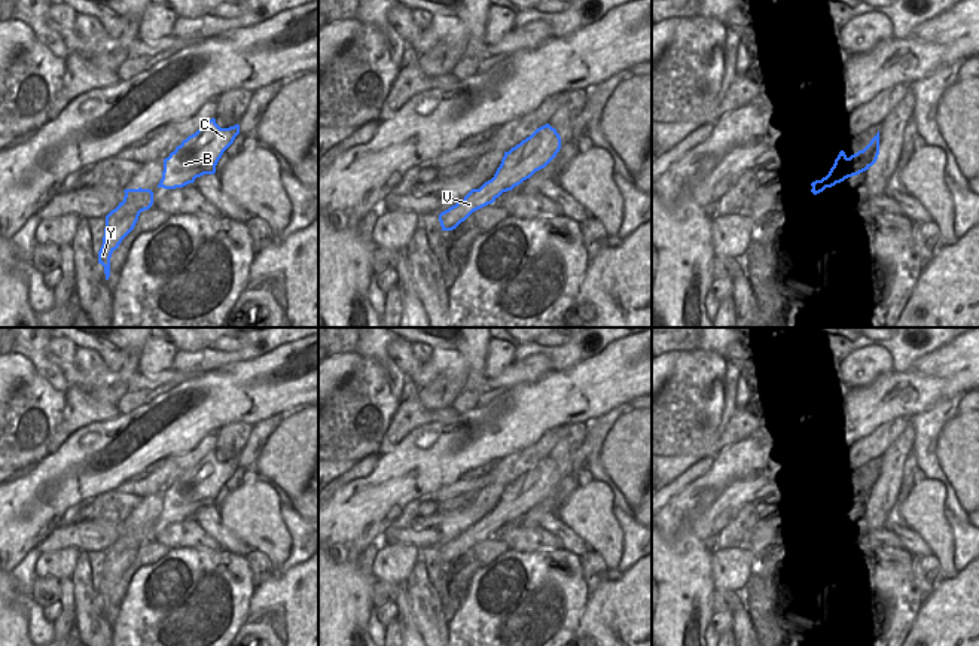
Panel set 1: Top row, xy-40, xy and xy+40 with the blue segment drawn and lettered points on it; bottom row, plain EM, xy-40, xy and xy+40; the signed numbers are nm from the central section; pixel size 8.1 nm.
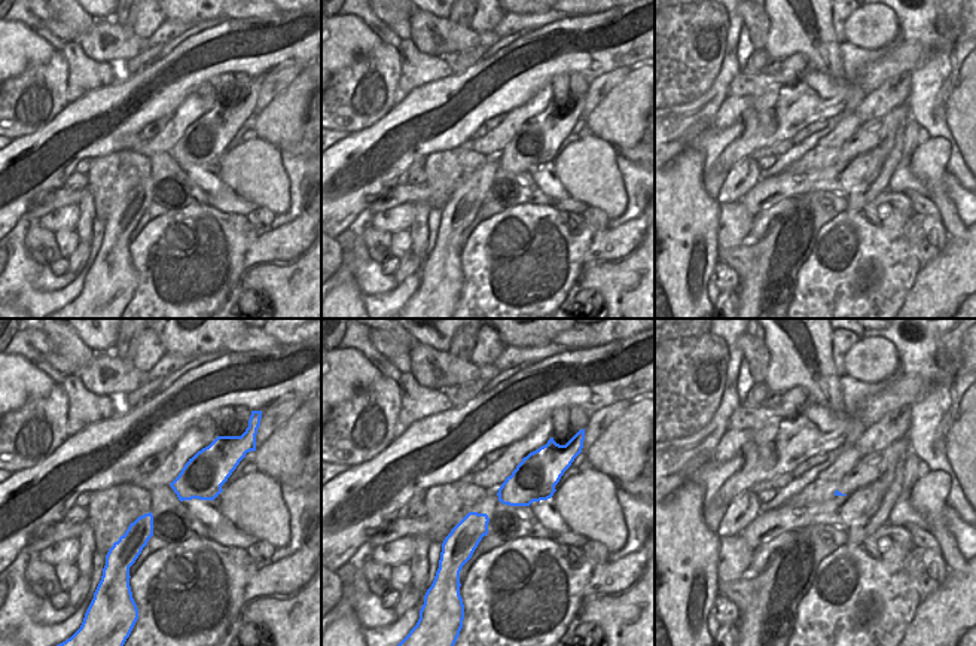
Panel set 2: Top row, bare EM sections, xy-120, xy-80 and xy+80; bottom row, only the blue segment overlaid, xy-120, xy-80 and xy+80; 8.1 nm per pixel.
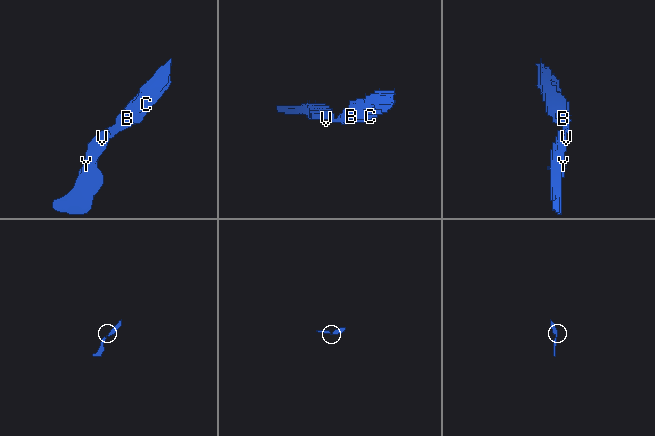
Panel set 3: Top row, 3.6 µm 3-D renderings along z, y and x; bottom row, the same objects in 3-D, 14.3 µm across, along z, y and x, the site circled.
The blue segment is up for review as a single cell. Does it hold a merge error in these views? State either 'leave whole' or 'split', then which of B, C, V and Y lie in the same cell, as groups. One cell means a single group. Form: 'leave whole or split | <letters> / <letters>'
split | B C / V Y

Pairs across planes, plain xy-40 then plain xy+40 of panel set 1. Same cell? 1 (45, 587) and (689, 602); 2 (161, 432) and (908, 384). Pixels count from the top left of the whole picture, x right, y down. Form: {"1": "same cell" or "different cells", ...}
{"1": "different cells", "2": "same cell"}

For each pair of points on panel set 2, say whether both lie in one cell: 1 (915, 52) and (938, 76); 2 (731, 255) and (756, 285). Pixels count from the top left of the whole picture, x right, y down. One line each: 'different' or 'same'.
1: different
2: same

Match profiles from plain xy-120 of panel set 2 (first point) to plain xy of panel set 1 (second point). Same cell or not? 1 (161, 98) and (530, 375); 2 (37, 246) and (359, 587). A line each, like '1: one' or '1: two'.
1: two
2: two

